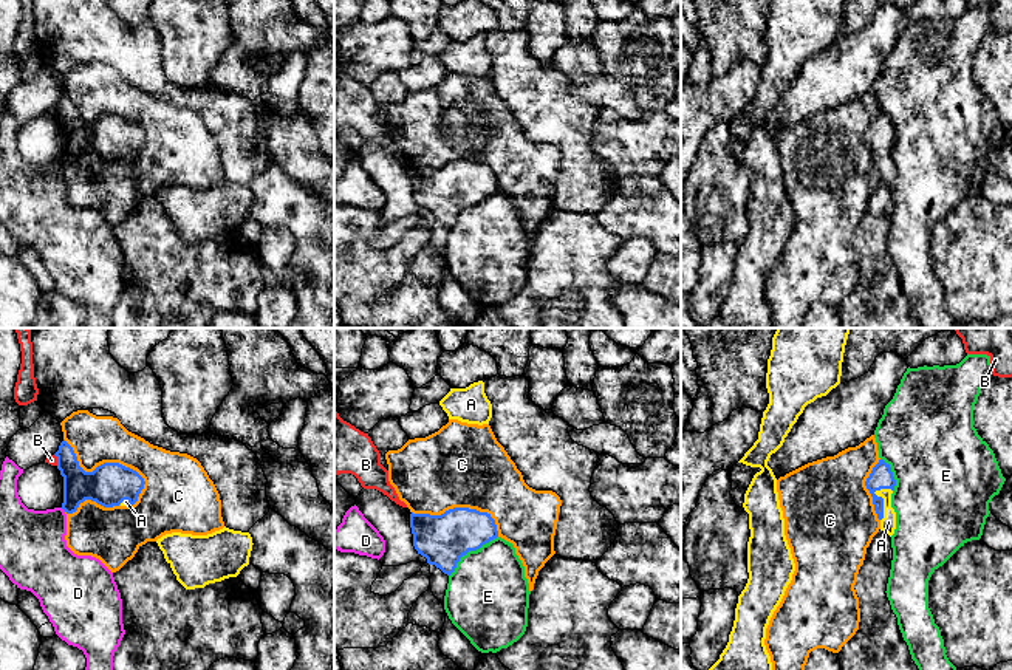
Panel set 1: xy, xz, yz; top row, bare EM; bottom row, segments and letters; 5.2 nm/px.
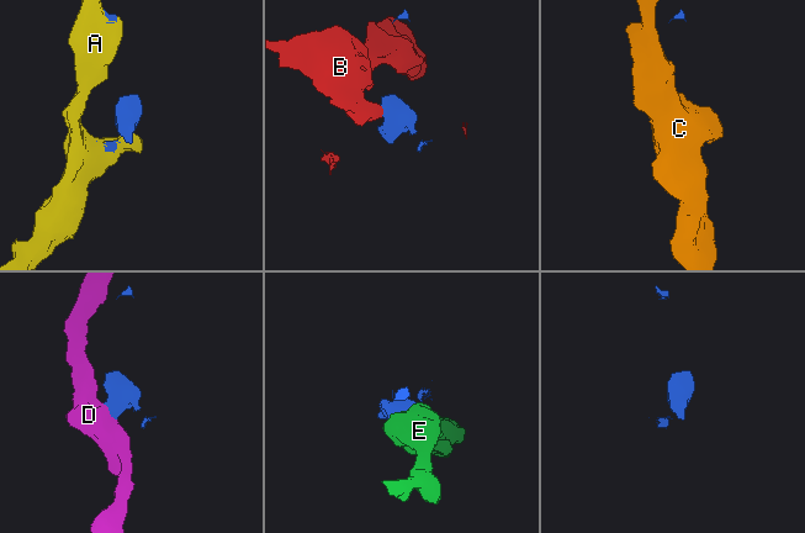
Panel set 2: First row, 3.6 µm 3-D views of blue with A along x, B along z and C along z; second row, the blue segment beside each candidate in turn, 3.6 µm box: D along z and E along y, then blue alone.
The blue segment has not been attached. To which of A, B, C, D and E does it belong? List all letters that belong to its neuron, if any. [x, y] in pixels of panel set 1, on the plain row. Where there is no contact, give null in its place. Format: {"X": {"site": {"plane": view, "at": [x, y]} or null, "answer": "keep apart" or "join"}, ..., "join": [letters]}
{"A": {"site": {"plane": "yz", "at": [882, 152]}, "answer": "join"}, "B": {"site": {"plane": "xy", "at": [58, 113]}, "answer": "keep apart"}, "C": {"site": {"plane": "xy", "at": [109, 116]}, "answer": "keep apart"}, "D": {"site": {"plane": "xy", "at": [64, 163]}, "answer": "keep apart"}, "E": {"site": {"plane": "xz", "at": [469, 203]}, "answer": "keep apart"}, "join": ["A"]}

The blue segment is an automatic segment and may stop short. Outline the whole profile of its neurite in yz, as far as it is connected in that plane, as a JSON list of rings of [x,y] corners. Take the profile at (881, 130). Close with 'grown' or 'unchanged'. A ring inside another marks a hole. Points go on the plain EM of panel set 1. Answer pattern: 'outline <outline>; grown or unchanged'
outline [[[879,113],[867,132],[865,139],[873,150],[874,164],[880,173],[880,184],[891,190],[896,183],[896,166],[891,161],[891,147],[894,144],[896,133],[890,118]]]; grown

